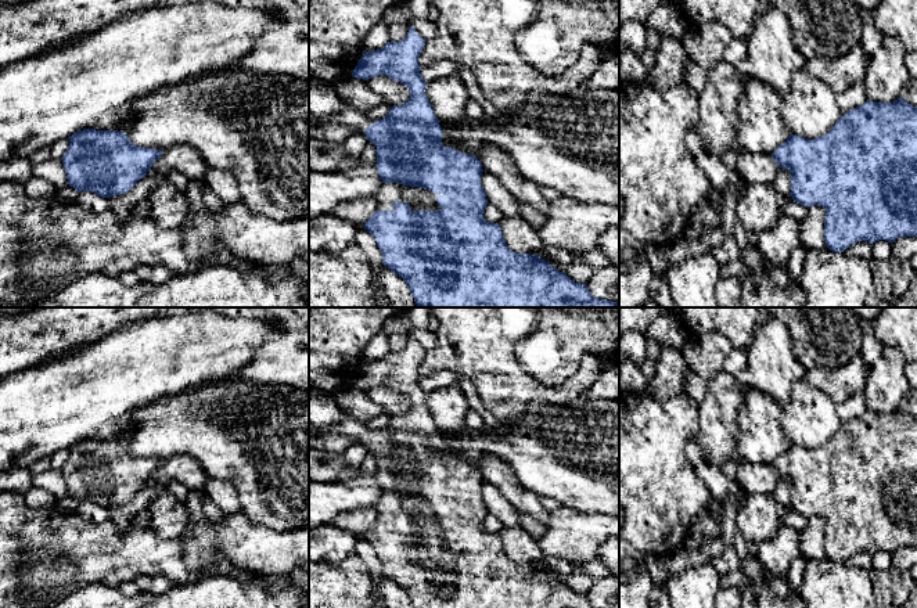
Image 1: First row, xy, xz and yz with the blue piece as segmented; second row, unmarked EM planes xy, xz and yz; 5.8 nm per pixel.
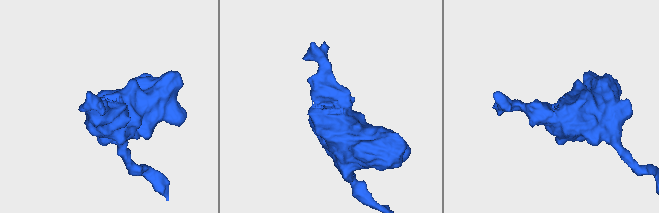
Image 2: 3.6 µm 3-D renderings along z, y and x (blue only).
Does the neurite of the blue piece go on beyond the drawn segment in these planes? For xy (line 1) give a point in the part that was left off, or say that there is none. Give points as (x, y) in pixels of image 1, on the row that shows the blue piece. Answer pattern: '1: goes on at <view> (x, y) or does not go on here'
1: does not go on here

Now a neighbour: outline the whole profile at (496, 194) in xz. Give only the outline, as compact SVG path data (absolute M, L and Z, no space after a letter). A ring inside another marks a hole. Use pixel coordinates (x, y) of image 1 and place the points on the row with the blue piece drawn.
M482 172L481 184L488 202L497 206L506 217L521 216L519 201L504 188L496 176Z

